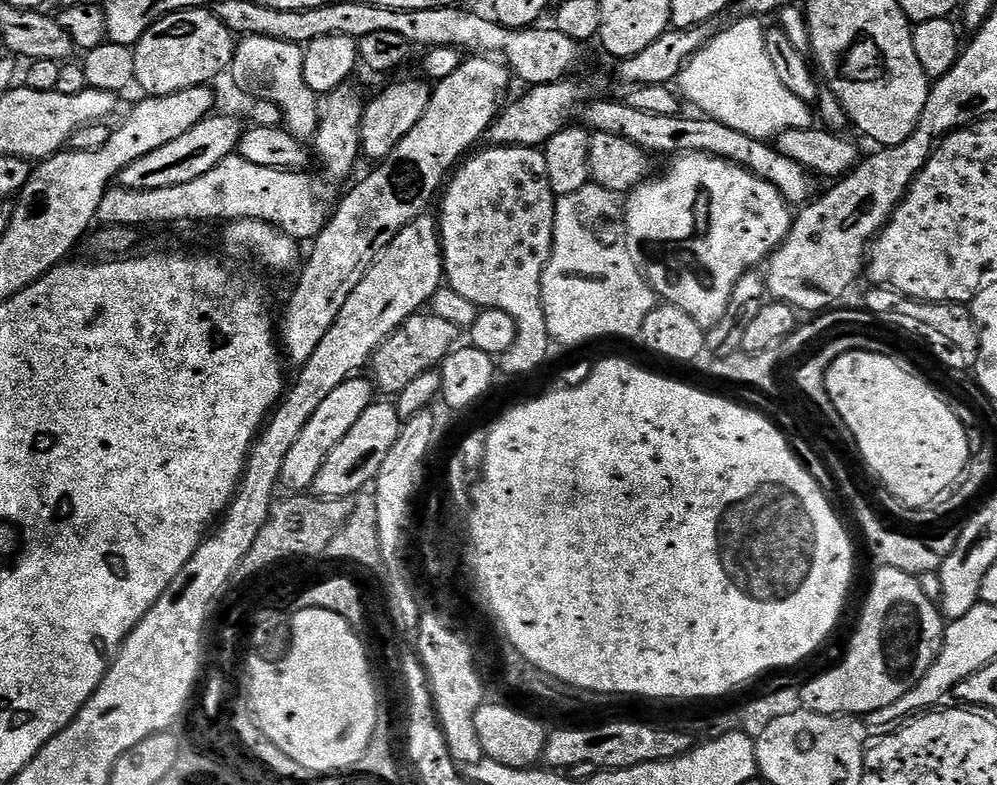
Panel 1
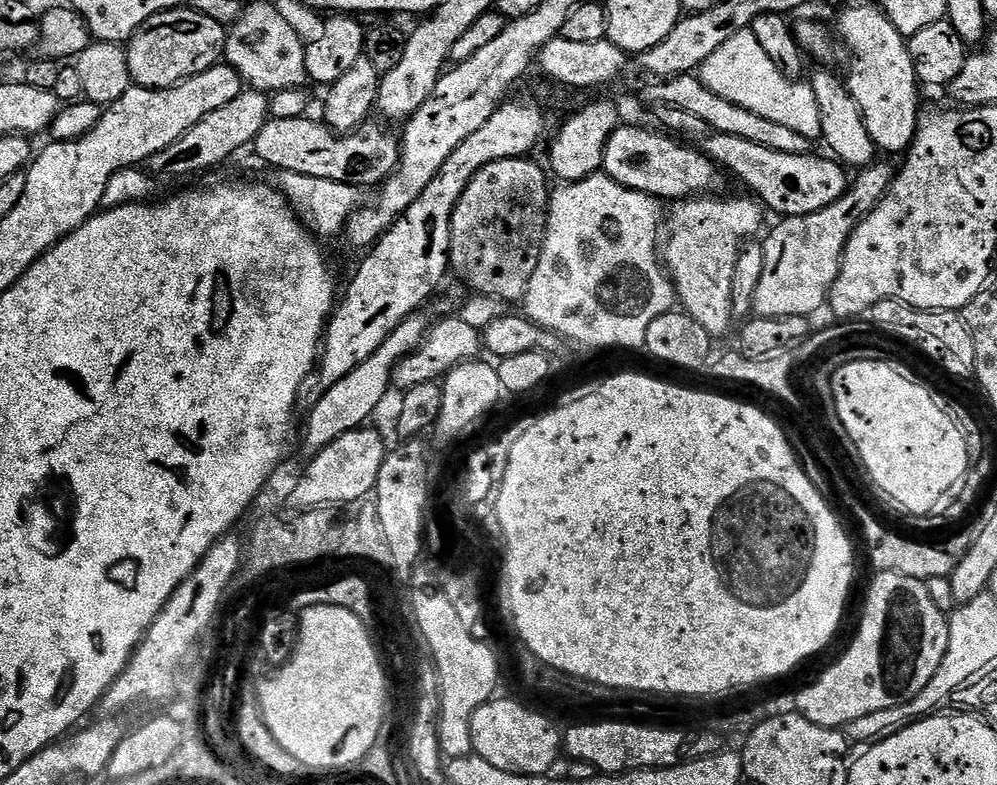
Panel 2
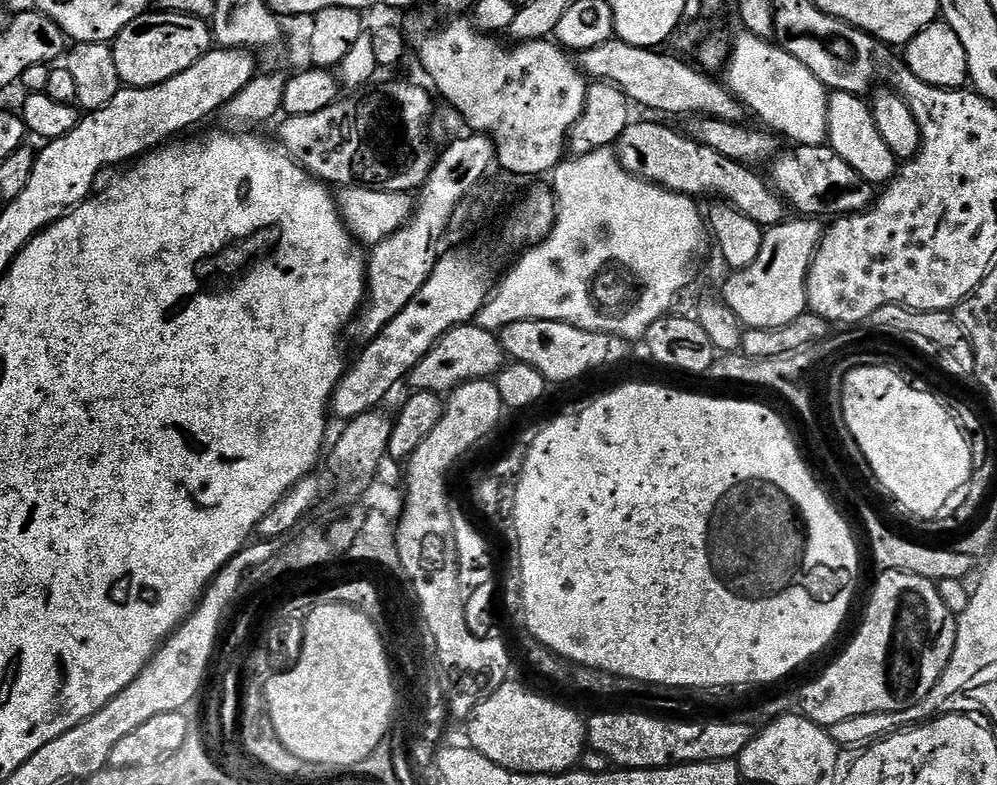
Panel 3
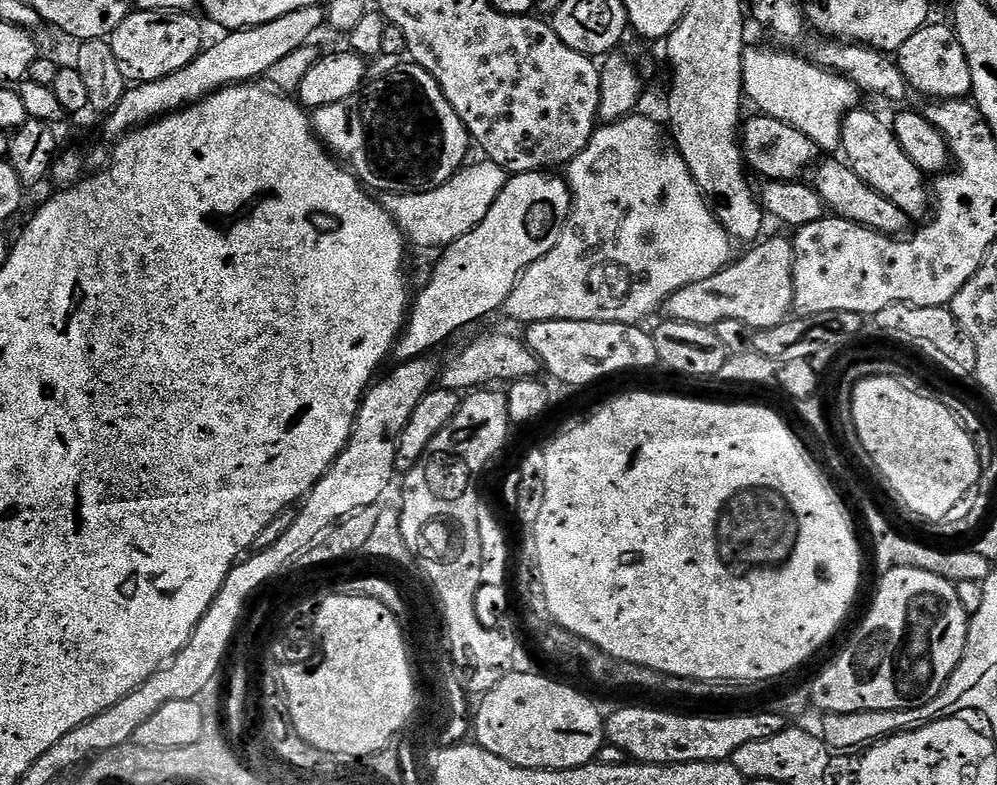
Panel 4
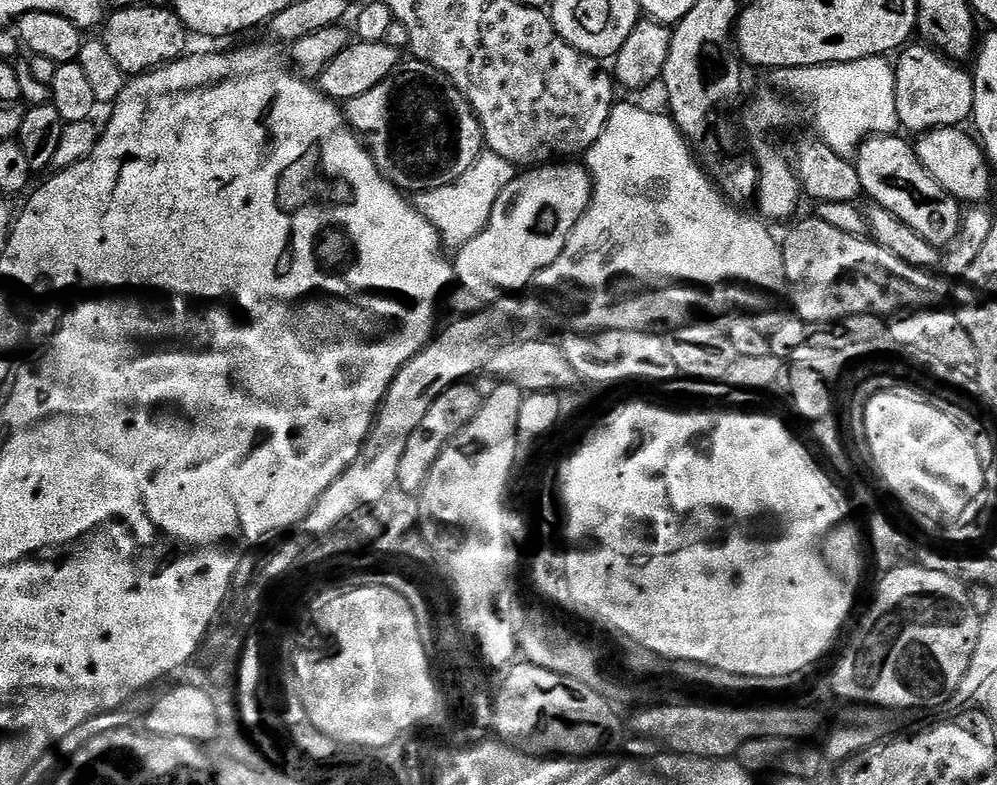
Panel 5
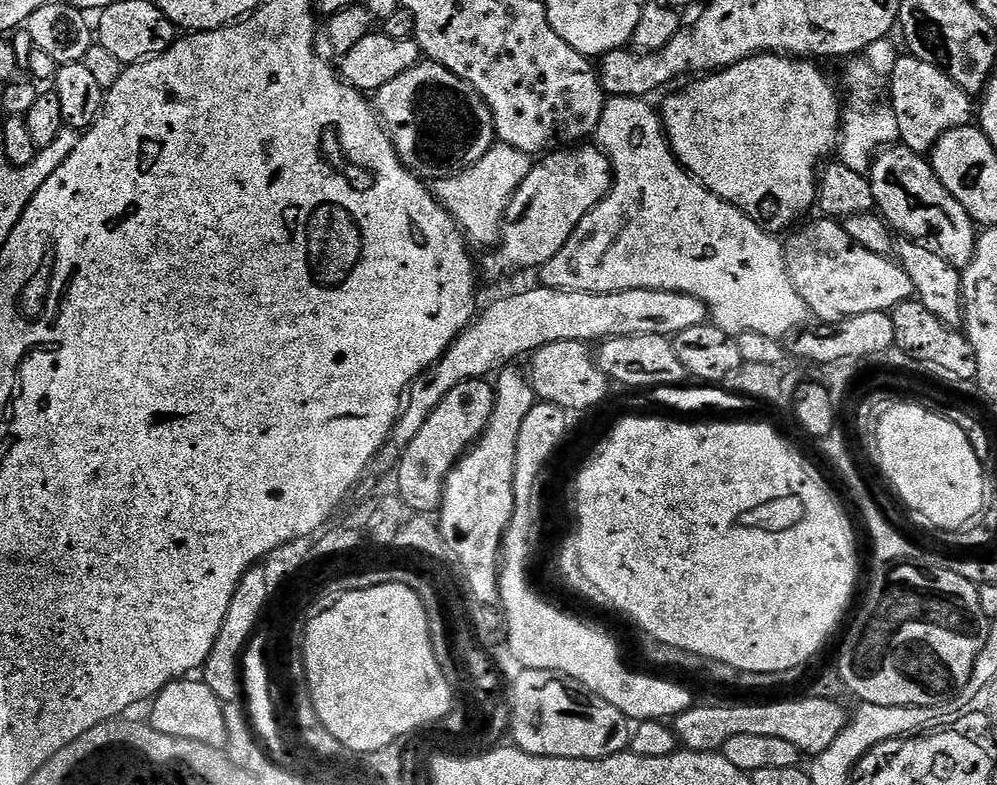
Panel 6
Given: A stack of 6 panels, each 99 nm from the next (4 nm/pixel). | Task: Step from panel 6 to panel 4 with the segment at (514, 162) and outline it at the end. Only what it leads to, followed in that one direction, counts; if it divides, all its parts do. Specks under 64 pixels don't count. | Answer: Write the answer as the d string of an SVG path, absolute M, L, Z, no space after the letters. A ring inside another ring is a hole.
M480 158L477 164L469 163L460 169L442 186L425 192L388 194L383 197L384 209L394 218L394 222L409 241L420 248L443 250L458 238L470 234L490 214L490 206L502 194L509 173L492 160Z

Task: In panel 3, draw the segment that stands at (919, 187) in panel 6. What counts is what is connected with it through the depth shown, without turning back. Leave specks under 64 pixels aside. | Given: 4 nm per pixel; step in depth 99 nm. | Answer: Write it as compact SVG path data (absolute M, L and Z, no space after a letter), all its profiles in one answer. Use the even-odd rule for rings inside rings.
M832 92L828 97L828 139L827 147L832 148L858 174L873 186L884 186L898 171L898 161L890 146L886 146L878 126L874 122L871 103L864 96L855 96L845 92Z

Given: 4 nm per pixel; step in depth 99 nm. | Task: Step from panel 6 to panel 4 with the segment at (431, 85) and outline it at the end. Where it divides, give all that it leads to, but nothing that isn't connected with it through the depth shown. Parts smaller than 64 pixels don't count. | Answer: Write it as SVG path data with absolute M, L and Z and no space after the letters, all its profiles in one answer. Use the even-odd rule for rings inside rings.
M415 62L407 63L408 64L398 65L393 72L388 72L385 76L378 77L377 80L369 79L360 91L350 94L350 98L342 98L342 102L334 102L330 106L317 108L310 116L312 127L317 137L326 145L329 153L347 165L352 175L355 176L365 188L376 194L403 194L406 192L434 190L438 186L442 186L452 176L455 176L461 168L465 167L466 161L469 159L467 156L468 144L470 148L470 137L466 126L462 122L462 118L458 118L454 106L450 106L450 98L446 98L446 94L442 94L442 86L438 86L434 74L430 74L420 64Z

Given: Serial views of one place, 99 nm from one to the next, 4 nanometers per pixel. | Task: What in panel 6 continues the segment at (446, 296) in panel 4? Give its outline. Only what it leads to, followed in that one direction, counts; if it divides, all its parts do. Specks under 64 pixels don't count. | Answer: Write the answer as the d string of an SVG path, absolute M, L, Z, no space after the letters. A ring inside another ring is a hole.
M588 146L561 148L533 163L530 174L526 174L522 186L518 186L508 203L502 225L502 243L495 249L497 252L493 256L485 258L486 271L508 272L511 268L536 270L549 264L558 250L566 246L578 222L582 222L590 210L604 201L612 189L612 163L599 147L584 147Z

